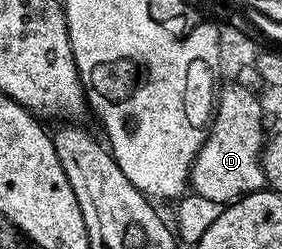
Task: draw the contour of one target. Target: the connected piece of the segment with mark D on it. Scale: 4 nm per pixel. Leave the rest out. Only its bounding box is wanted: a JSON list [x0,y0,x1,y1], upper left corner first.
[190,80,266,204]

